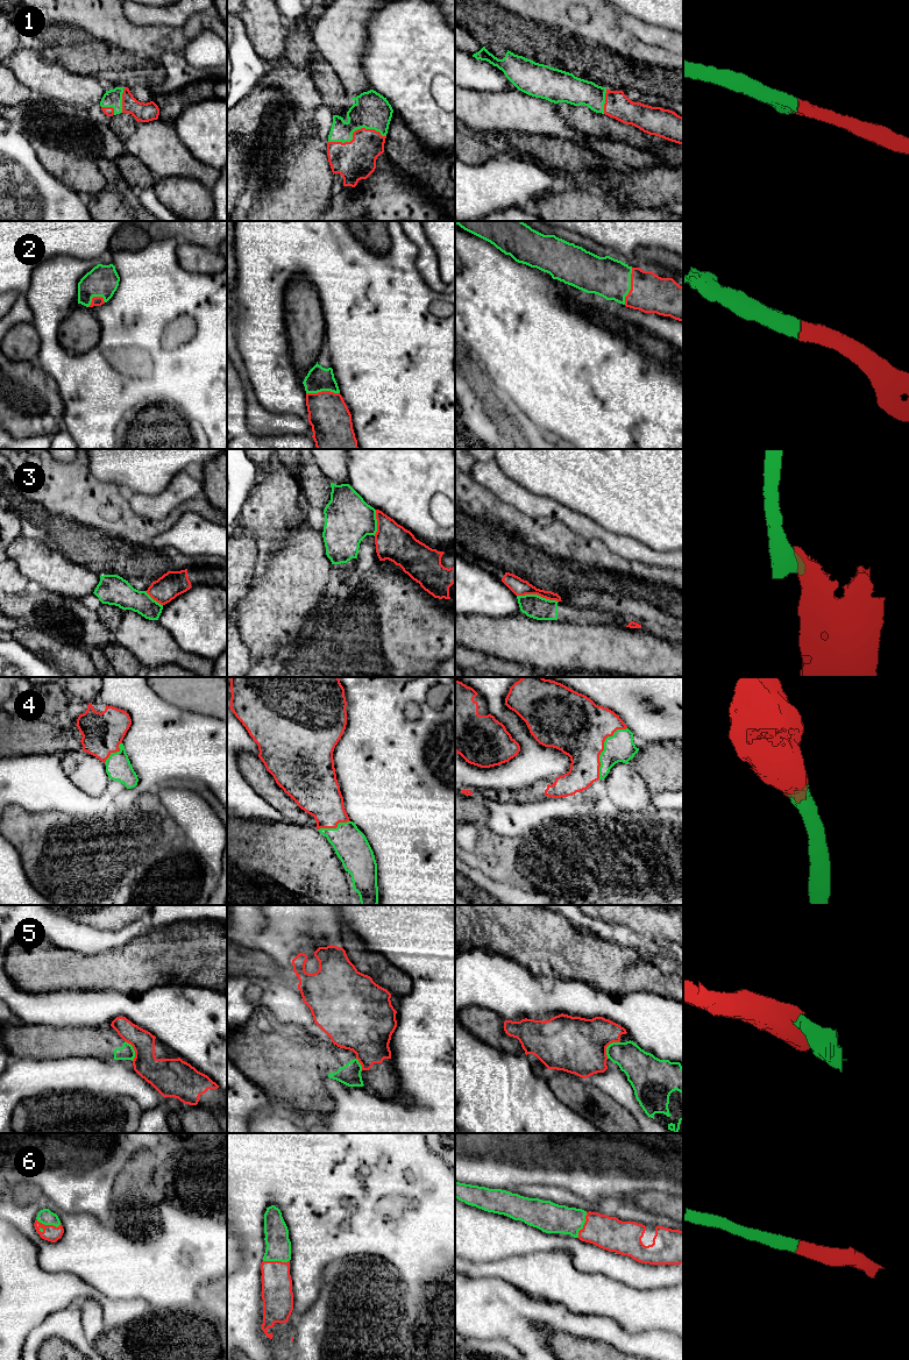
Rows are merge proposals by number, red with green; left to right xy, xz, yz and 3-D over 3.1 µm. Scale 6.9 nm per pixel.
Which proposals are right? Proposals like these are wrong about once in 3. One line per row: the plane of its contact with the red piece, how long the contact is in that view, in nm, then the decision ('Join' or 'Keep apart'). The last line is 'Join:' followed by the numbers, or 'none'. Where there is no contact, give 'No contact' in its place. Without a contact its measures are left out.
1: Touches red in xz. Shared border 400 nm. Join
2: Touches red in yz. Shared border 260 nm. Join
3: Touches red in yz. Shared border 300 nm. Keep apart
4: Touches red in yz. Shared border 400 nm. Join
5: Touches red in yz. Shared border 150 nm. Keep apart
6: Touches red in xy. Shared border 180 nm. Join
Join: 1, 2, 4, 6

